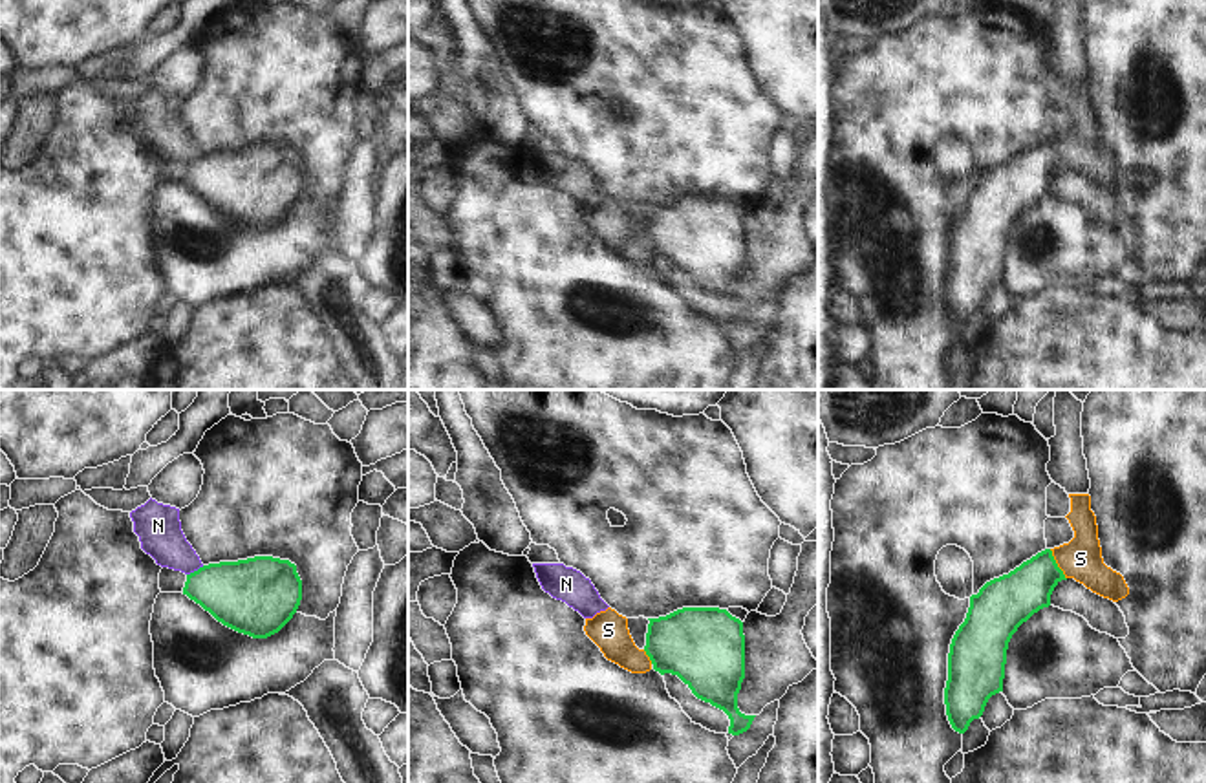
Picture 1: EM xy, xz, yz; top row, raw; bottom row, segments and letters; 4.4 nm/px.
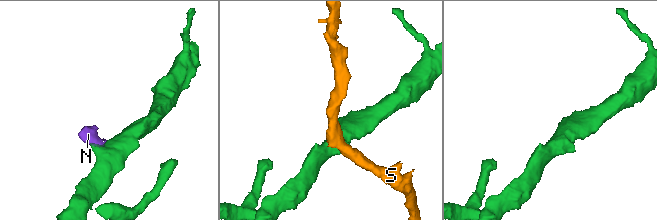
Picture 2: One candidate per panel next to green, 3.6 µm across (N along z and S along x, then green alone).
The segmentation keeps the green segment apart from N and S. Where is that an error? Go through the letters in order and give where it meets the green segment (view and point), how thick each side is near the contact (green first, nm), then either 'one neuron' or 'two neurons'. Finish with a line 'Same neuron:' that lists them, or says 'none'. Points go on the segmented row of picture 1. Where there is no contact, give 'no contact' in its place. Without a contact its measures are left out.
N: meets green in xy at (194, 571); 320 nm thick on the green side, 190 nm on the other; two neurons
S: meets green in yz at (1056, 564); 220 nm thick on the green side, 180 nm on the other; two neurons
Same neuron: none

